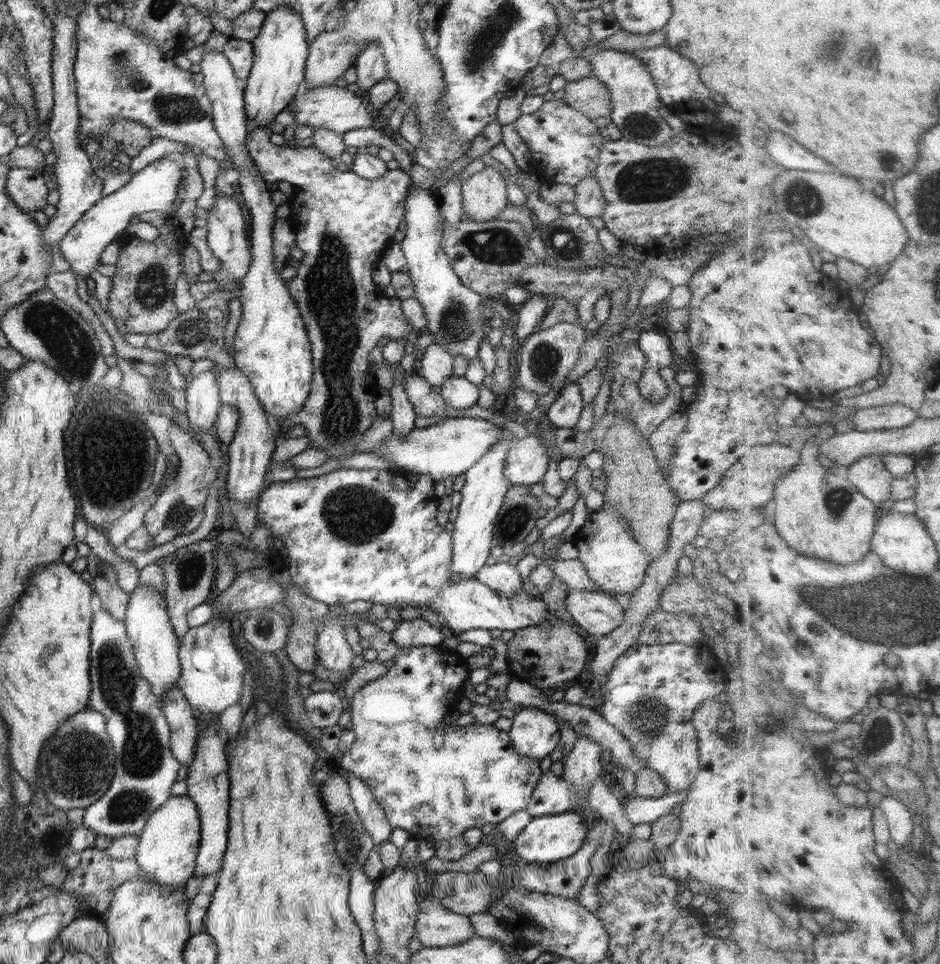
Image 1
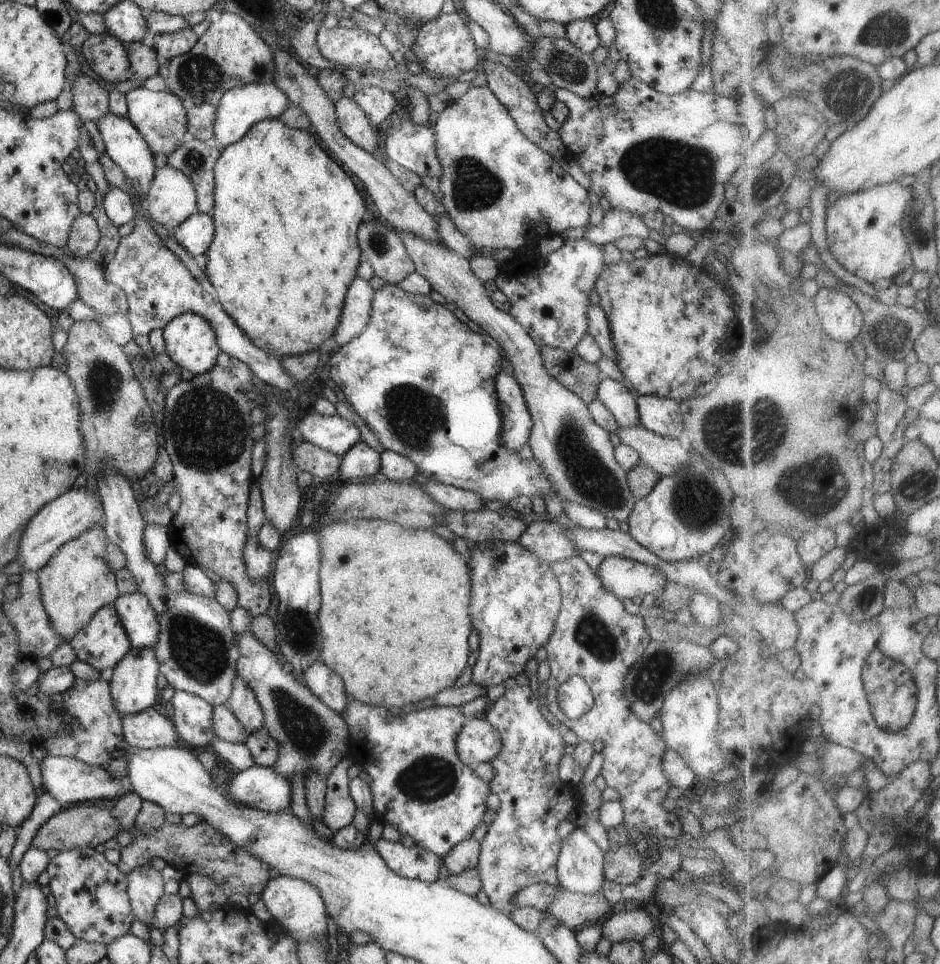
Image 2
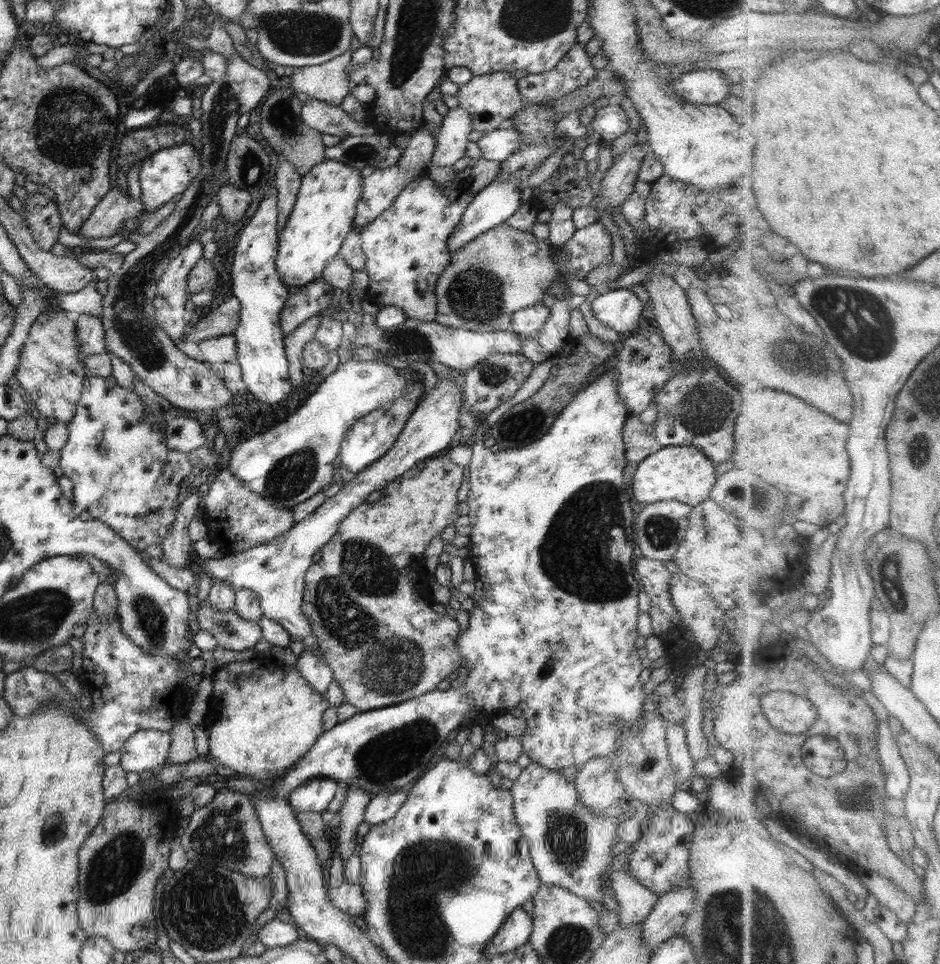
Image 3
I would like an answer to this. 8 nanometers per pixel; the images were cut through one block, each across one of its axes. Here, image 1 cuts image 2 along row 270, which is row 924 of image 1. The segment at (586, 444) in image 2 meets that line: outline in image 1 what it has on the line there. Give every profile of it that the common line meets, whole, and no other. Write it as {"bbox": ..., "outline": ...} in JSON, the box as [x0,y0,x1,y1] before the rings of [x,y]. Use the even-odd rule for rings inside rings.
{"bbox":[415,897,476,947],"outline":[[[436,897],[420,899],[417,920],[415,922],[415,936],[420,939],[424,947],[456,946],[470,940],[476,933],[468,916],[456,914],[442,904]]]}

